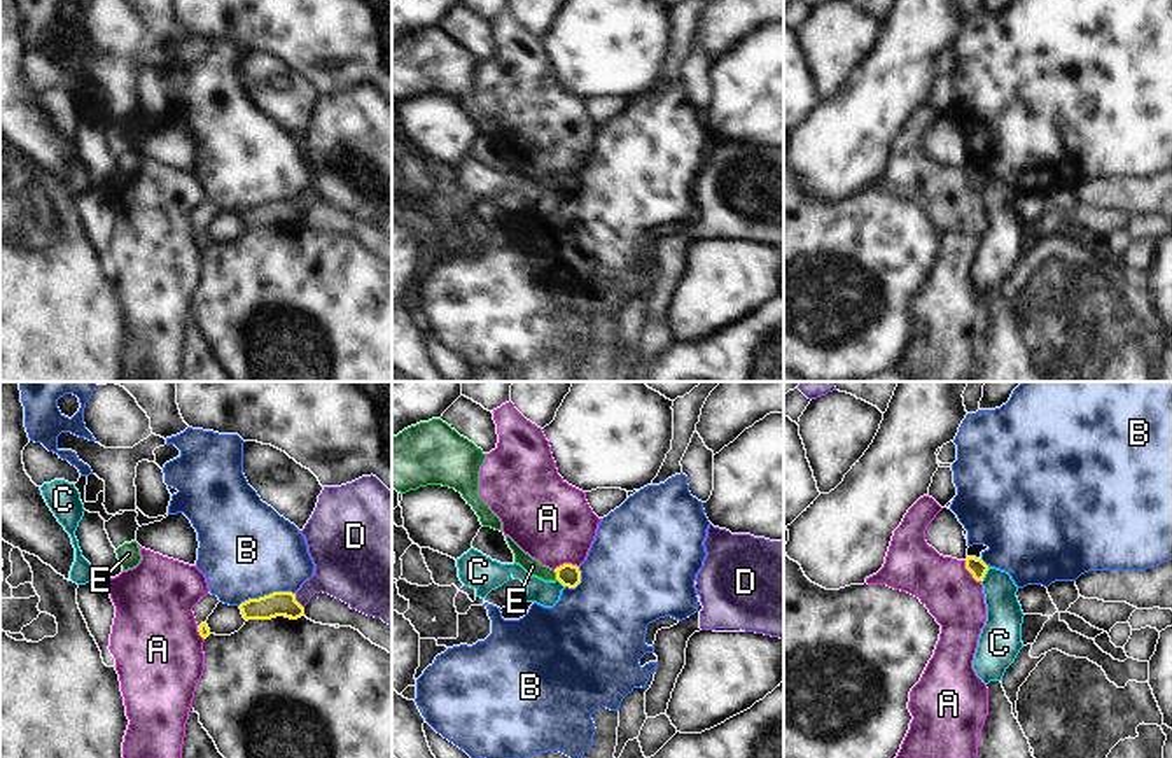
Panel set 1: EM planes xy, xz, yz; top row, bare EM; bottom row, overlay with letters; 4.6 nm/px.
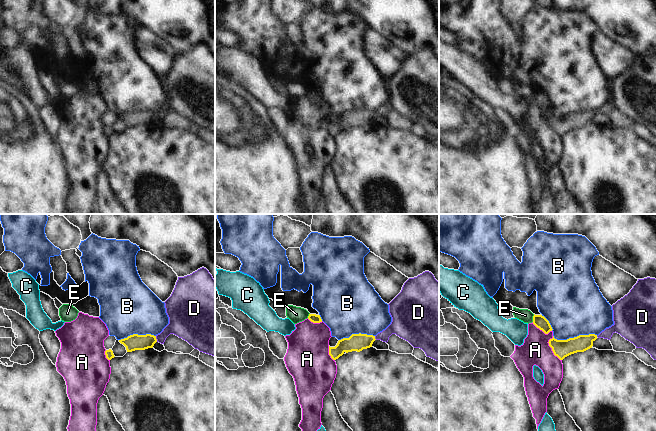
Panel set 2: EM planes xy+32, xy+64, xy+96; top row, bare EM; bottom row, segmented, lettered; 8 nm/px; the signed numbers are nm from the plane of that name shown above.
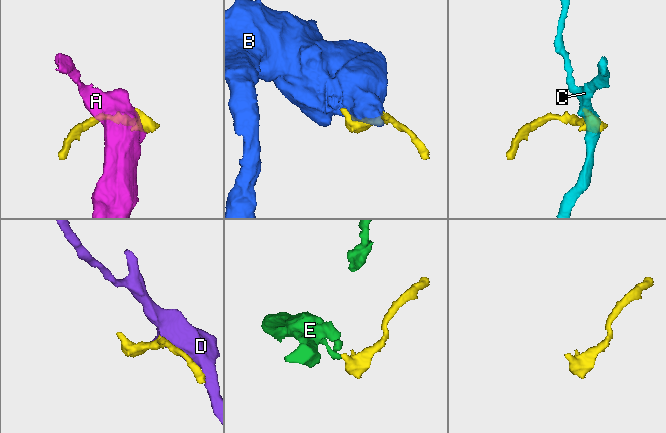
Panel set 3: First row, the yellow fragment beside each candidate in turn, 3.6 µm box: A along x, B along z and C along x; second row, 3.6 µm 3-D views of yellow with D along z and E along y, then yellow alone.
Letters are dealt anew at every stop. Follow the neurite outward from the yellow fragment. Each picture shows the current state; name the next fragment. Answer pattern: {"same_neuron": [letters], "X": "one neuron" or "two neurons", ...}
{"same_neuron": [], "A": "two neurons", "B": "two neurons", "C": "two neurons", "D": "two neurons", "E": "two neurons"}

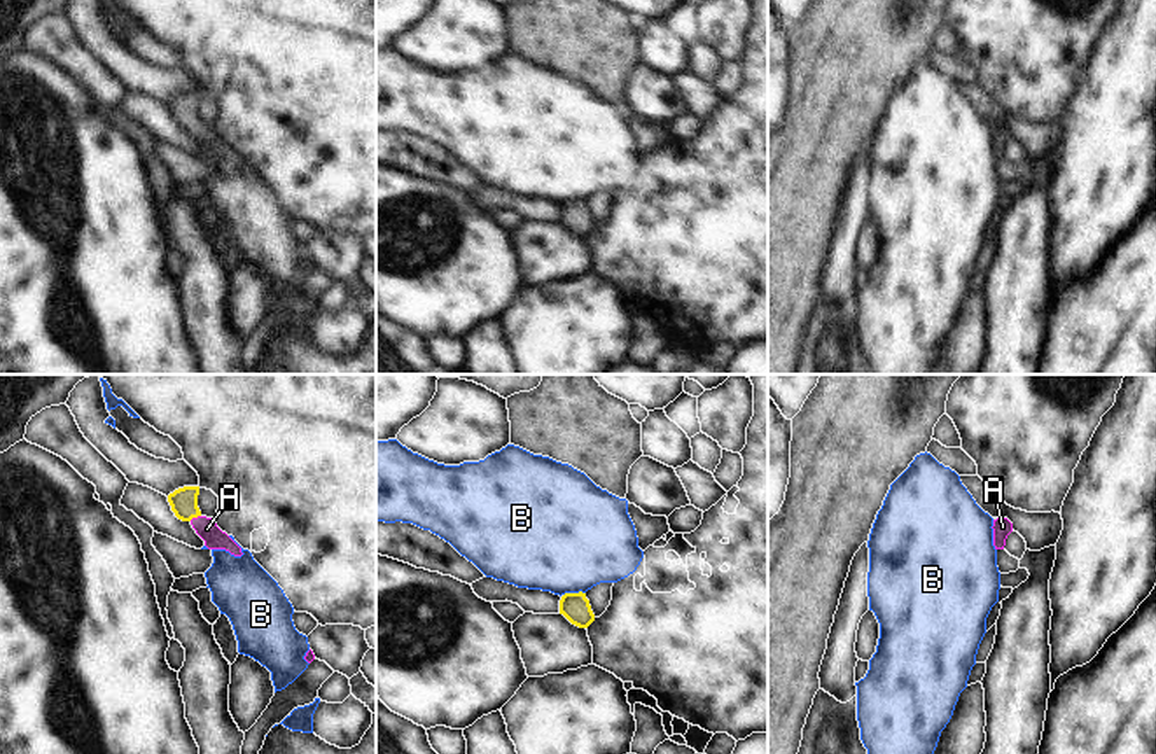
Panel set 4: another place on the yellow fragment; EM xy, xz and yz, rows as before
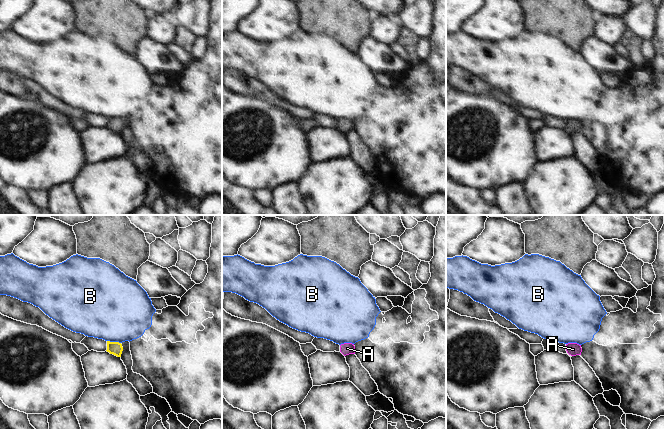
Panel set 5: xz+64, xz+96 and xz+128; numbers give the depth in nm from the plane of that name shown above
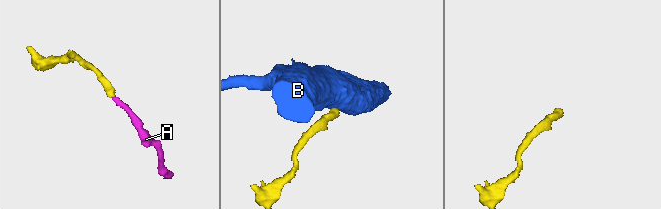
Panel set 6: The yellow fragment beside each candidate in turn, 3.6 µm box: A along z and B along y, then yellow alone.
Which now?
{"same_neuron": ["A"], "A": "one neuron", "B": "two neurons"}

